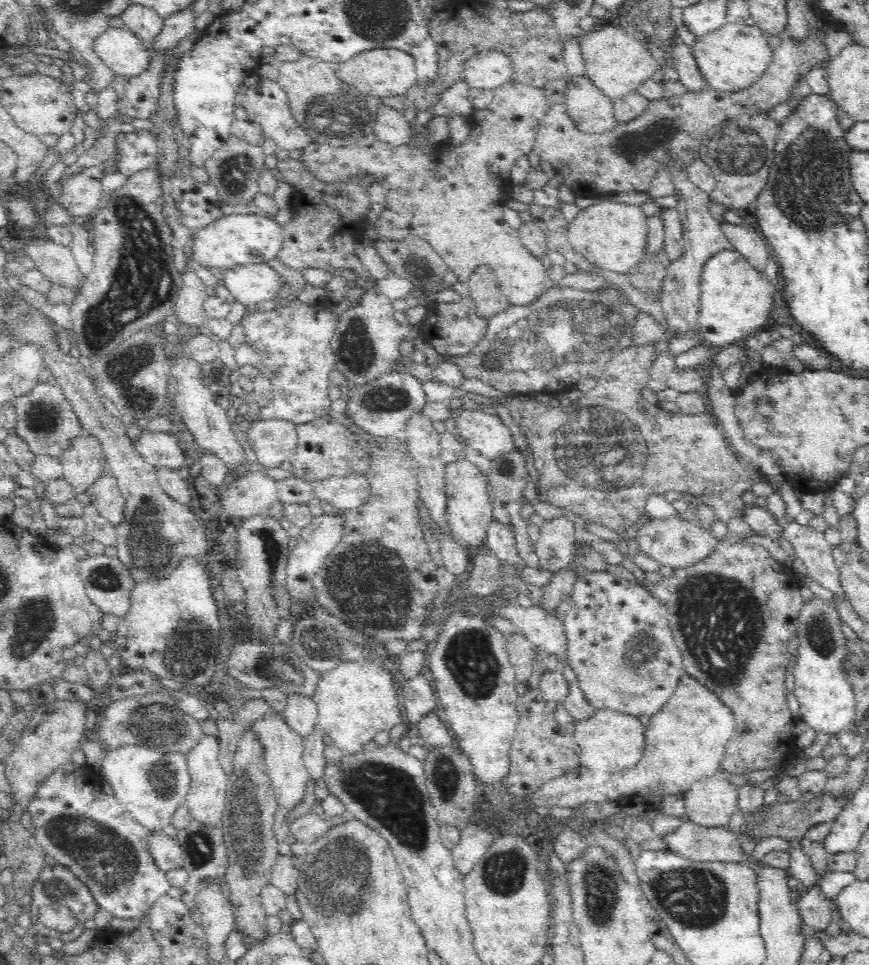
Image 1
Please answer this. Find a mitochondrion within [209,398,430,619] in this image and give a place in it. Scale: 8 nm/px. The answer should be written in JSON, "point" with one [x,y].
{"point":[271,542]}

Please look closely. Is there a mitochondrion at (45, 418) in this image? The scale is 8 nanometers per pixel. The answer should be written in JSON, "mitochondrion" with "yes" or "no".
{"mitochondrion":"yes"}

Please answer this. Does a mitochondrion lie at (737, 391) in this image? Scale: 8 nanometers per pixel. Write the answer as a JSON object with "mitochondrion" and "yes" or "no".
{"mitochondrion":"no"}

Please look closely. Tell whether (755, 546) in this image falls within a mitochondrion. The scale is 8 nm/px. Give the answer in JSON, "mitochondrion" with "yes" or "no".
{"mitochondrion":"no"}

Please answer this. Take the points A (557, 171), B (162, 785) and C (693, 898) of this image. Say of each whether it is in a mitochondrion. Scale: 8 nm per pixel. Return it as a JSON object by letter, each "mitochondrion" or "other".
{"A":"other","B":"mitochondrion","C":"mitochondrion"}

